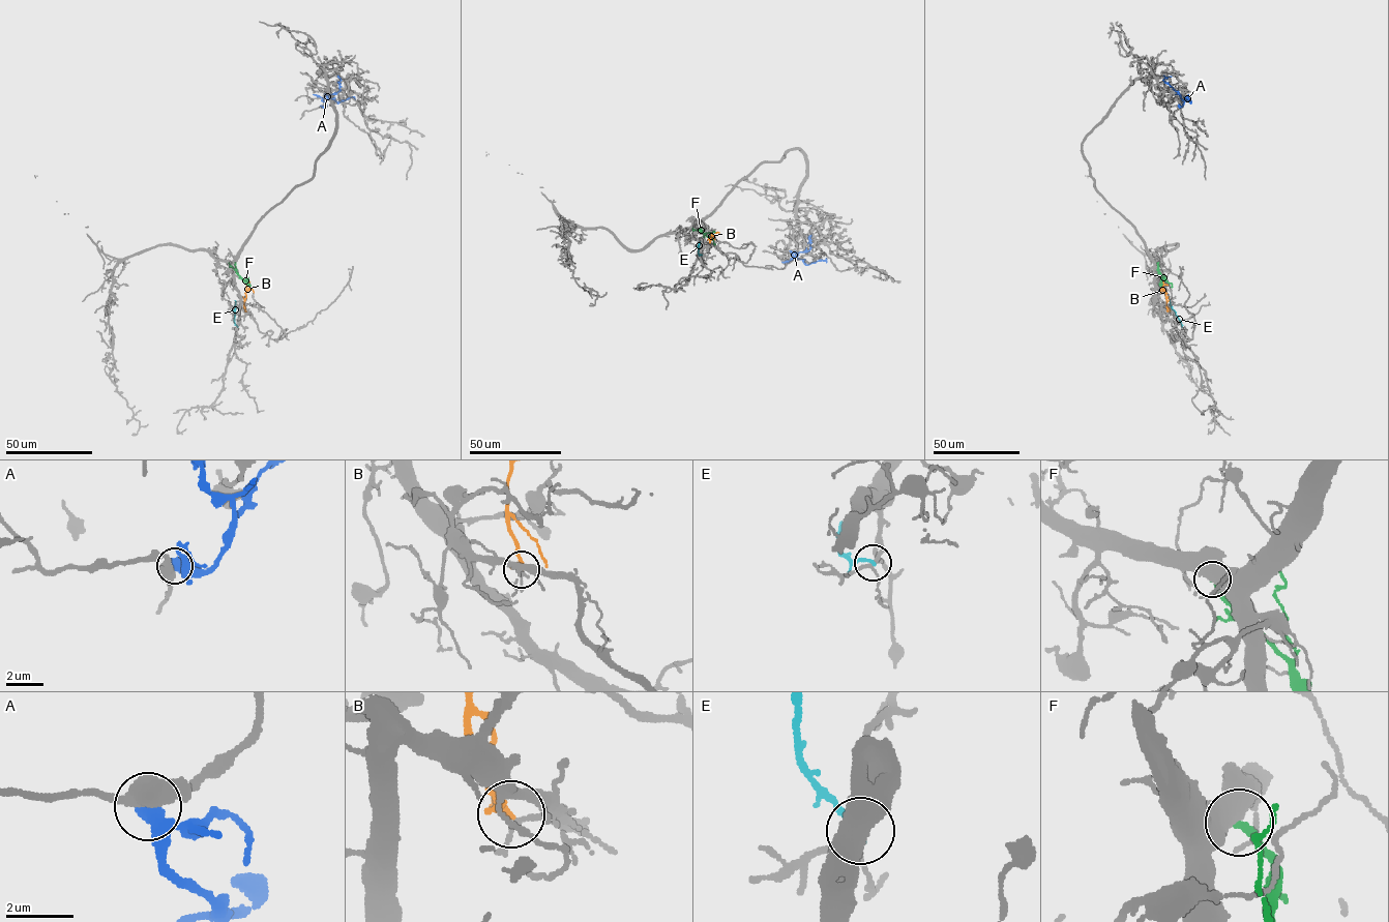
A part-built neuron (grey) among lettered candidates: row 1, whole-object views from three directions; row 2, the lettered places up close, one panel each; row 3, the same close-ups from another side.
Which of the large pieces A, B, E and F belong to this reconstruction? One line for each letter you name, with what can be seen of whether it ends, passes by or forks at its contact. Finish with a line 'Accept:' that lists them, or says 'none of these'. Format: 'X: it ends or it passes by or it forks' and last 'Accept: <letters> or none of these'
Accept: none of these

